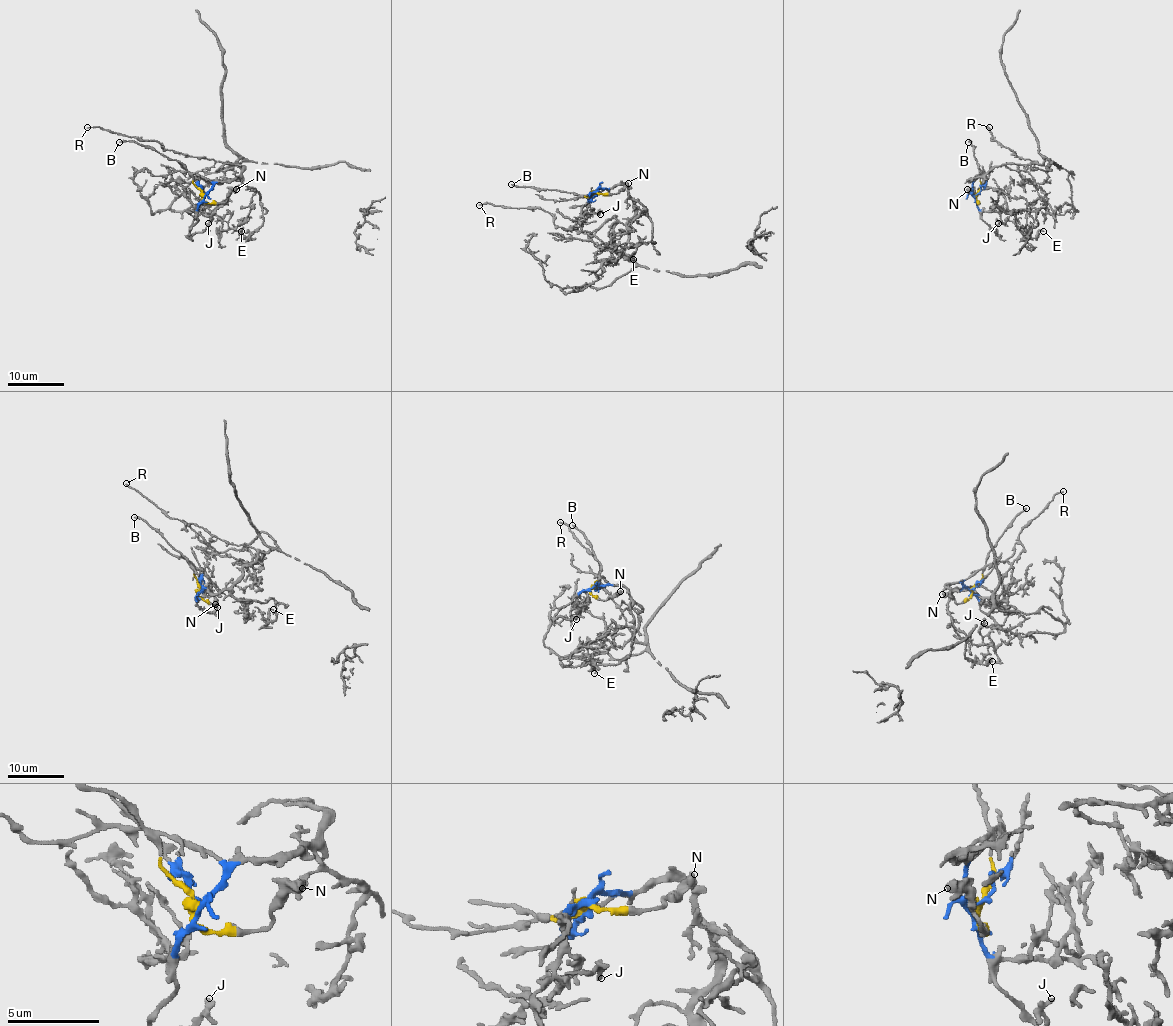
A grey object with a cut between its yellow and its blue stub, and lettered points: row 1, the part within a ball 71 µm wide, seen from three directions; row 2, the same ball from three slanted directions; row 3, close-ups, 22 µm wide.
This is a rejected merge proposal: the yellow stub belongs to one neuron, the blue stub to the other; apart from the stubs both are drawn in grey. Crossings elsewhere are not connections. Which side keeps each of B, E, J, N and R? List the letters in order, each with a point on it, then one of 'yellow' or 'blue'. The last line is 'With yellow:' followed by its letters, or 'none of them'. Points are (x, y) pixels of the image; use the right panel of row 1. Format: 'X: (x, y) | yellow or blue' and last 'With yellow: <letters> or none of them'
B: (968, 142) | yellow
E: (1043, 231) | blue
J: (998, 223) | blue
N: (967, 189) | yellow
R: (989, 127) | blue
With yellow: B, N

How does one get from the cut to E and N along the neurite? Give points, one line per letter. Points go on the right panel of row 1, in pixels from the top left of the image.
E: (976, 195), (969, 181), (979, 176), (987, 186), (1025, 200), (1028, 236), (1044, 231)
N: (976, 195), (978, 203), (975, 193), (966, 189)

